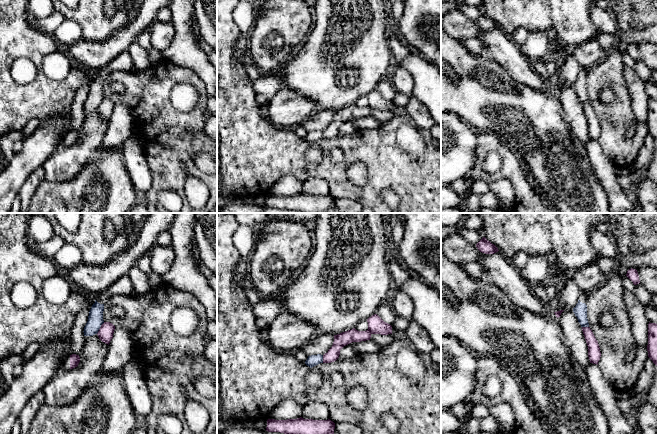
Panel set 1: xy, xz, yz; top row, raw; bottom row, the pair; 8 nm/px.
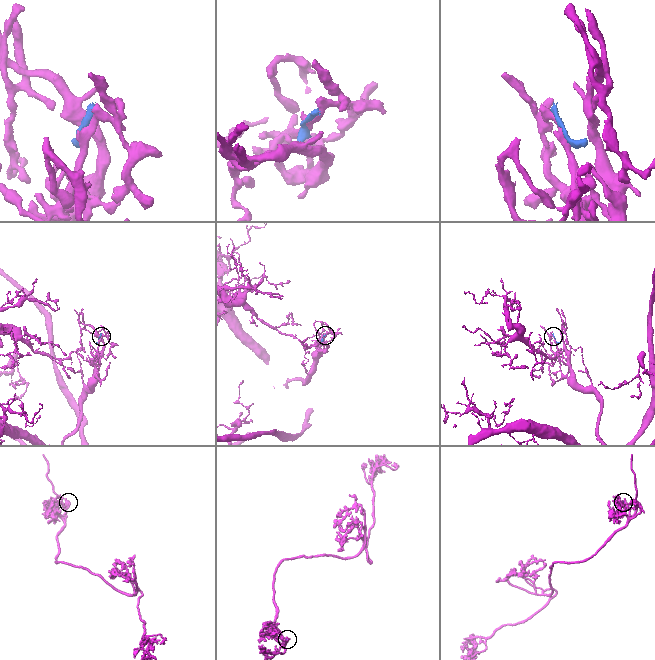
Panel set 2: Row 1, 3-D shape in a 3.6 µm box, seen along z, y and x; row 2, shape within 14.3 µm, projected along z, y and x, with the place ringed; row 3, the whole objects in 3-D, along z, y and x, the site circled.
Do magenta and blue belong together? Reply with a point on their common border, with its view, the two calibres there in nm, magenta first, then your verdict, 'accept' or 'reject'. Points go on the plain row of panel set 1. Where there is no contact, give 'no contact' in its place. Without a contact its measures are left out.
xy (100, 104) | 120/130 nm | reject

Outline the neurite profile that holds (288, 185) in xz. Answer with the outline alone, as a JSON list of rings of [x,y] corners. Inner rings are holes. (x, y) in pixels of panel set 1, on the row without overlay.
[[[286,175],[279,179],[269,191],[269,195],[287,196],[297,195],[302,192],[303,182],[292,175]]]

